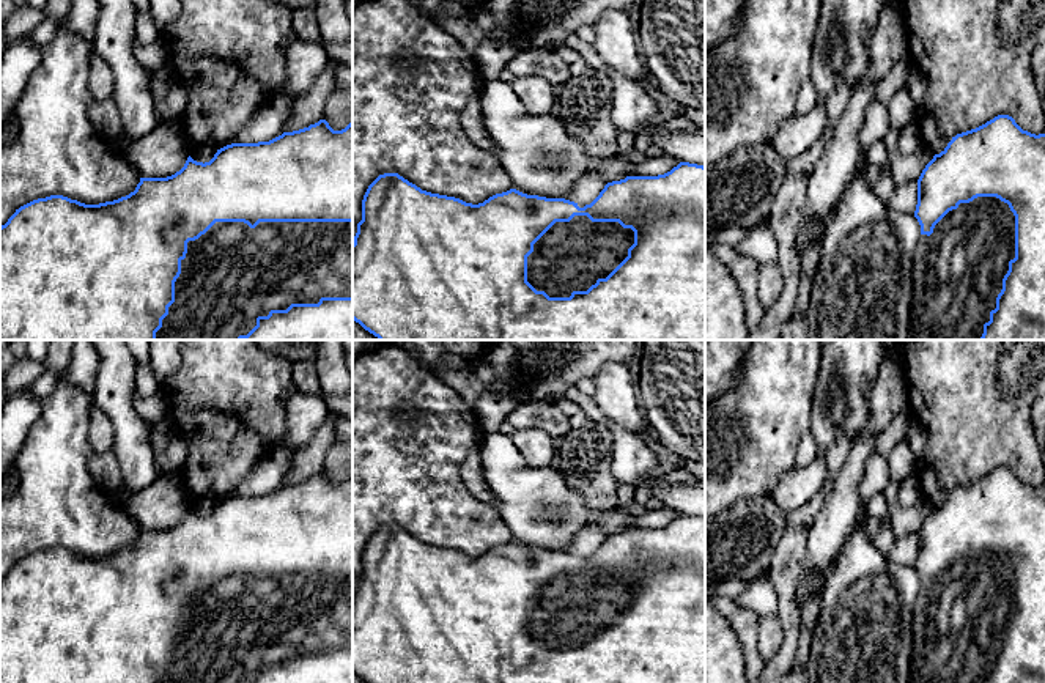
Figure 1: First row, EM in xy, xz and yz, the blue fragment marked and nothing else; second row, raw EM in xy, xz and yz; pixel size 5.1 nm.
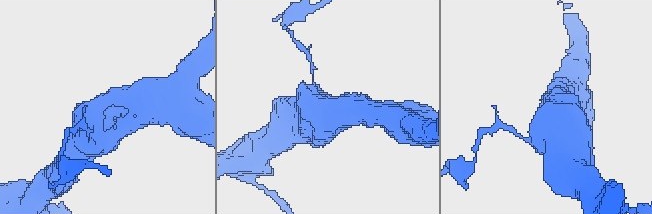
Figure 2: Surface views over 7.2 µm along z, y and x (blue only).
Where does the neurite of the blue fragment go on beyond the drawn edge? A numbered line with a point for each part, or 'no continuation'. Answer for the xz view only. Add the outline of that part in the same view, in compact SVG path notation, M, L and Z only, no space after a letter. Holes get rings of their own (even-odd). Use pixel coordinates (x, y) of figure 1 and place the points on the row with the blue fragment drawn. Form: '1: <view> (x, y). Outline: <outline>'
1: xz (572, 255). Outline: M574 216L570 222L556 222L527 257L527 282L549 297L570 297L573 291L587 291L598 279L606 279L634 244L634 231L619 222L592 222Z

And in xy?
1: xy (232, 274). Outline: M216 222L198 239L187 242L181 274L175 282L175 302L168 307L156 340L238 340L257 326L258 316L268 316L271 310L286 310L291 304L318 304L321 297L353 297L353 222L260 222L255 228L244 222Z

